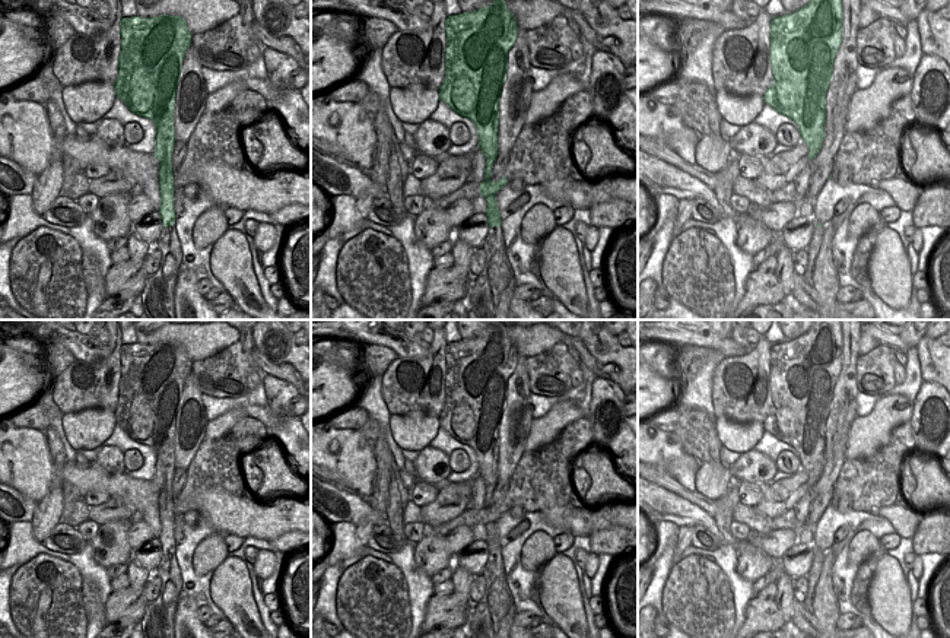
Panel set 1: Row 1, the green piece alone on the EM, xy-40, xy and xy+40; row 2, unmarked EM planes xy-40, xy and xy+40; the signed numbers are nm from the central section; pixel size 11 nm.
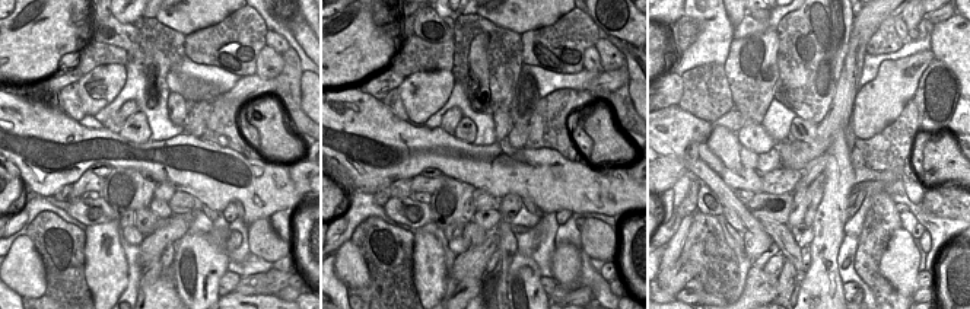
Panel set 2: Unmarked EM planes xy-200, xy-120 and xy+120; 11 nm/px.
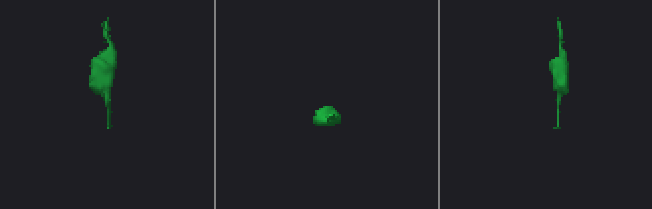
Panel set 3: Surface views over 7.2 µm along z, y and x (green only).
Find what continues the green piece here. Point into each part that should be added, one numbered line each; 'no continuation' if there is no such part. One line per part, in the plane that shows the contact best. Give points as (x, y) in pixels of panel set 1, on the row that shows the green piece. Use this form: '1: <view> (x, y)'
1: xy-40 (174, 243)

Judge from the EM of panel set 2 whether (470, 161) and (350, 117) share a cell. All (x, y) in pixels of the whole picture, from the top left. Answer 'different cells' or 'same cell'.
same cell

